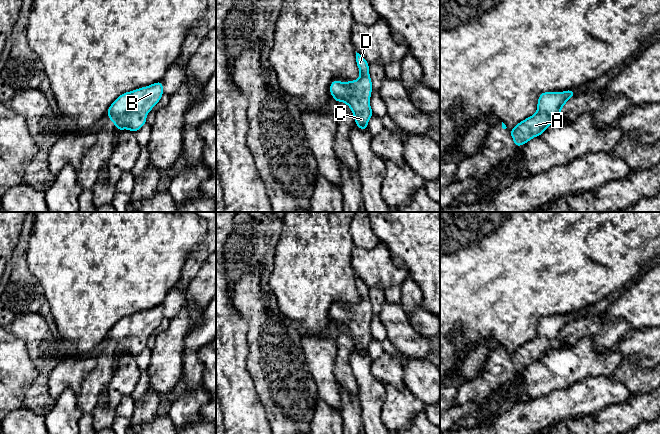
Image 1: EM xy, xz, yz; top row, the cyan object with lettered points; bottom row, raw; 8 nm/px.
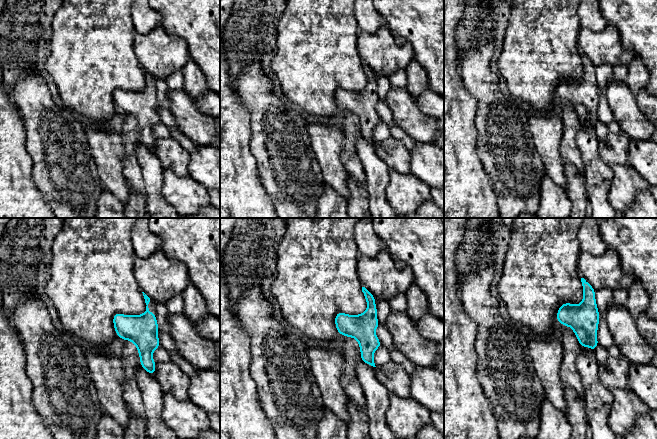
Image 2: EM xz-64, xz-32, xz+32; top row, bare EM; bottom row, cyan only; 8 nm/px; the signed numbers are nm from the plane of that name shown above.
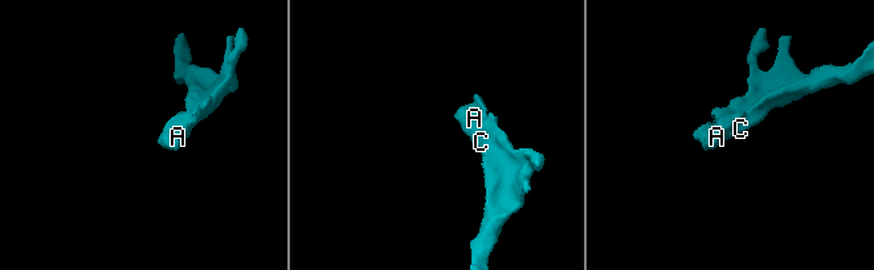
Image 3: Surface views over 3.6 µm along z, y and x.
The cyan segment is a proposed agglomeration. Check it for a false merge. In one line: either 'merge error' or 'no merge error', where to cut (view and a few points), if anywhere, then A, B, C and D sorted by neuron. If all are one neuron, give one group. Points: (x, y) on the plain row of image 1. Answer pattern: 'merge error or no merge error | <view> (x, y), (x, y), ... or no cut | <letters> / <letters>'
no merge error | no cut | A B C D

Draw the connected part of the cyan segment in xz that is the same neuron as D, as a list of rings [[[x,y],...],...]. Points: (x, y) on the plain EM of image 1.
[[[357,276],[356,288],[360,296],[358,303],[348,306],[334,304],[329,313],[337,327],[342,325],[351,332],[356,350],[367,354],[368,345],[373,340],[370,330],[372,305],[369,298],[369,287]]]

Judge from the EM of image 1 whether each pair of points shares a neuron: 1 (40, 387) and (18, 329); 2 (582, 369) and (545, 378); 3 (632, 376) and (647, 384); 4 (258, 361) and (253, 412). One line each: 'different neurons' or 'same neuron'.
1: same neuron
2: same neuron
3: same neuron
4: different neurons

